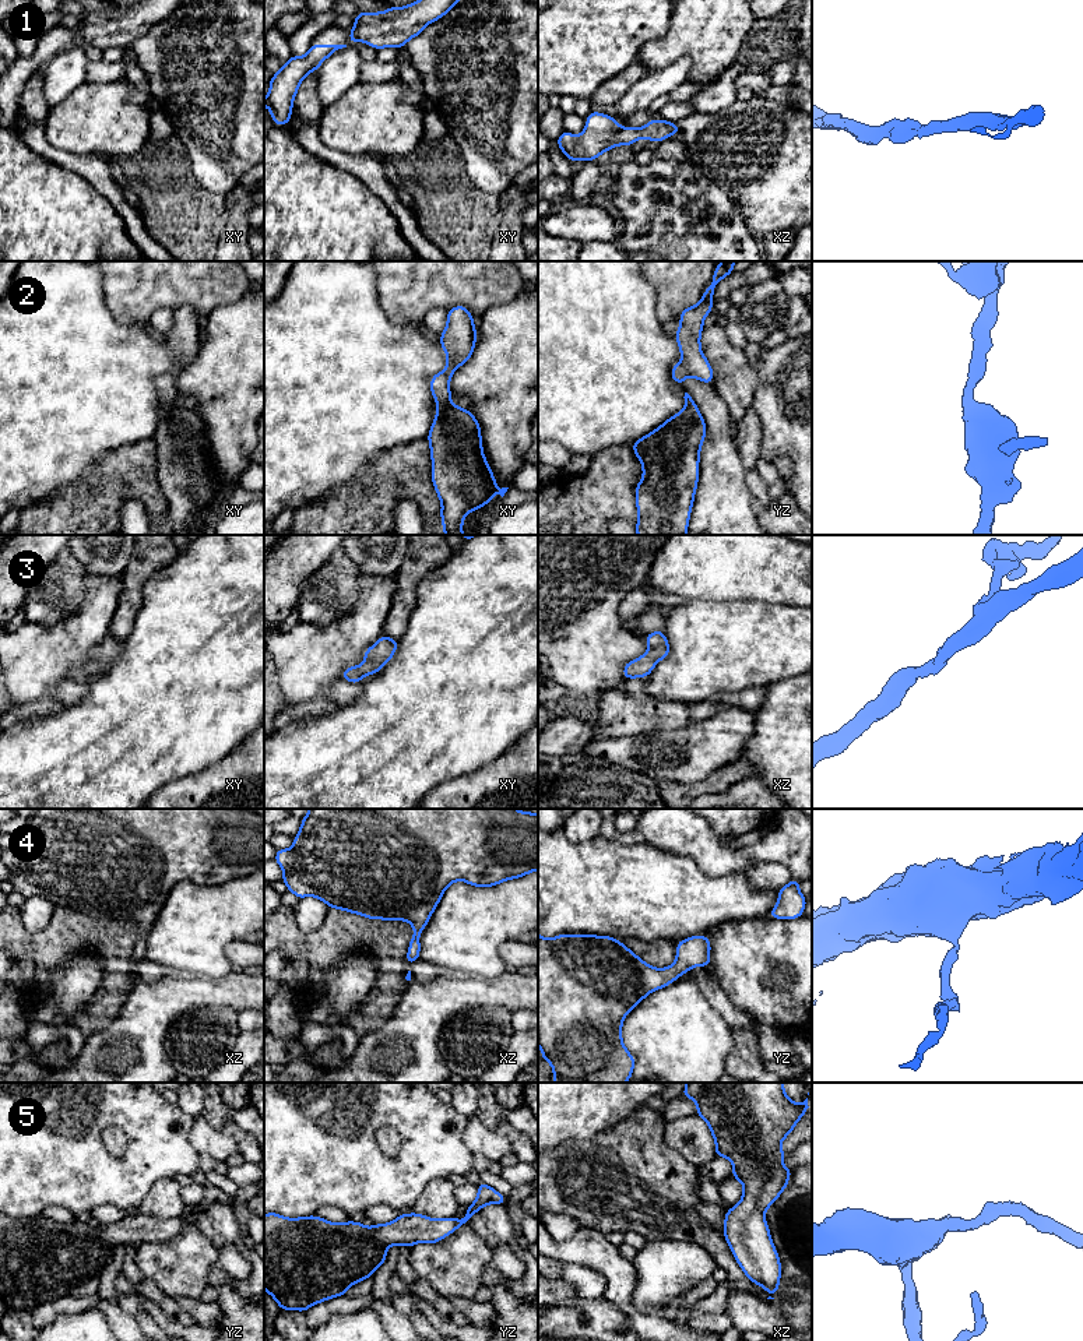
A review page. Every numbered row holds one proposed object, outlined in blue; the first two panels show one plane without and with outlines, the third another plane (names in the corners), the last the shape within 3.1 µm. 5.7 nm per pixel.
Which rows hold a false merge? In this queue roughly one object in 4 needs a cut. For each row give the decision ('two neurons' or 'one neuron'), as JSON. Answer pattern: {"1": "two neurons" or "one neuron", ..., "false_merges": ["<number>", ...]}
{"1": "one neuron", "2": "one neuron", "3": "one neuron", "4": "one neuron", "5": "one neuron", "false_merges": []}

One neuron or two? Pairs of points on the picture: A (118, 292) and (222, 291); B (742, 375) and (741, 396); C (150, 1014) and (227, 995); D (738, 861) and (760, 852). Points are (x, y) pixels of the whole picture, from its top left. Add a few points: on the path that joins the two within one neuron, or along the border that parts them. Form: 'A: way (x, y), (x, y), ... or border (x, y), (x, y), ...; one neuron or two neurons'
A: way (144, 291), (196, 291); one neuron
B: way (741, 380), (741, 390); one neuron
C: way (169, 999), (175, 995), (207, 995); one neuron
D: way (744, 858), (755, 852); one neuron

